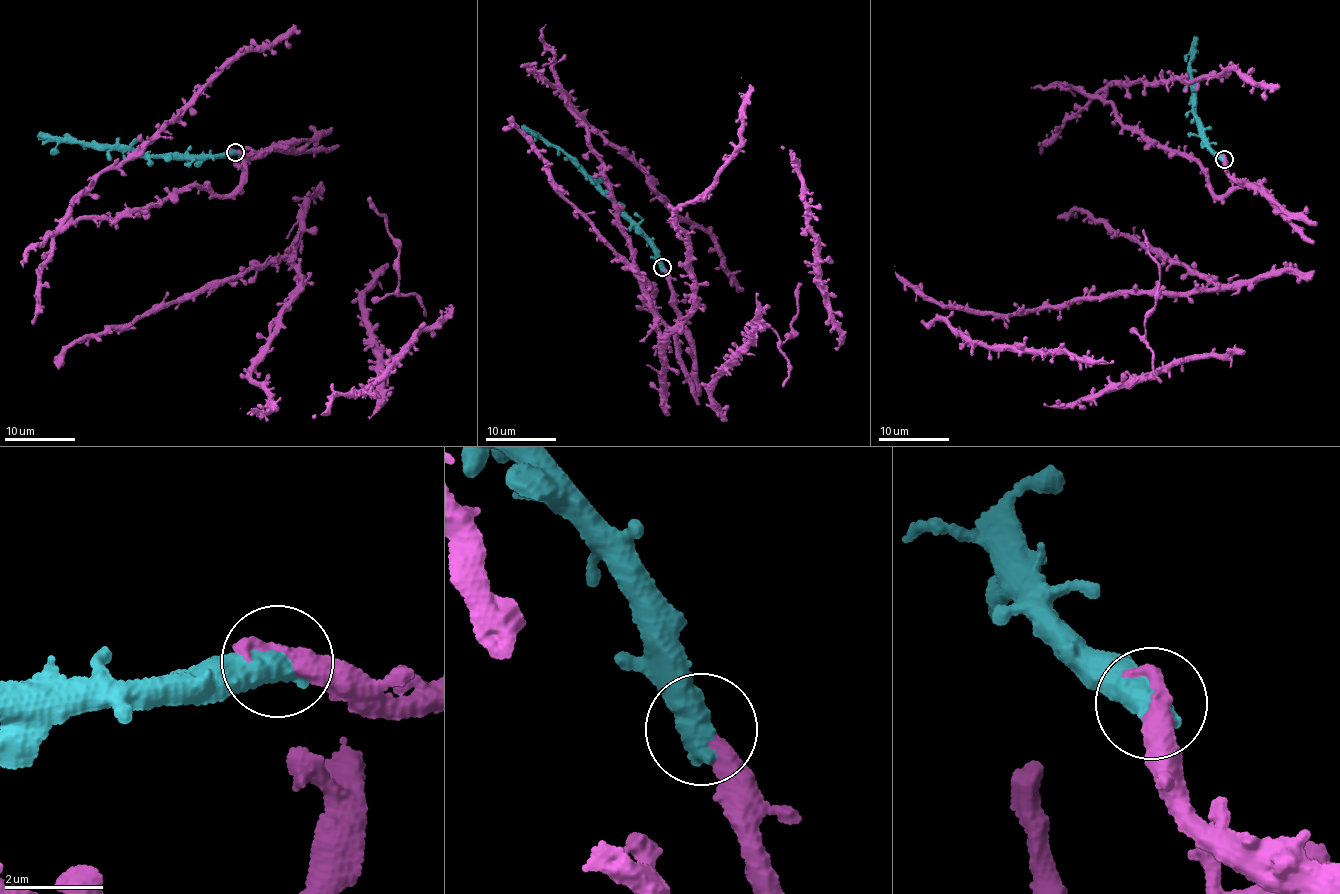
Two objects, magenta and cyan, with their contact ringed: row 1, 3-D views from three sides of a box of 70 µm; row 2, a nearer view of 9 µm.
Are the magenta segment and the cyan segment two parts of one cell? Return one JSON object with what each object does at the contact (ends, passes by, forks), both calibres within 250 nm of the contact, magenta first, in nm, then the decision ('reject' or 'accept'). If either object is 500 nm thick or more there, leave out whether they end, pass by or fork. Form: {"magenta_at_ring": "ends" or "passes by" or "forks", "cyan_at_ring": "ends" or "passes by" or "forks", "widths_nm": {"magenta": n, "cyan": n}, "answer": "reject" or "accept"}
{"widths_nm": {"magenta": 320, "cyan": 650}, "answer": "accept"}

